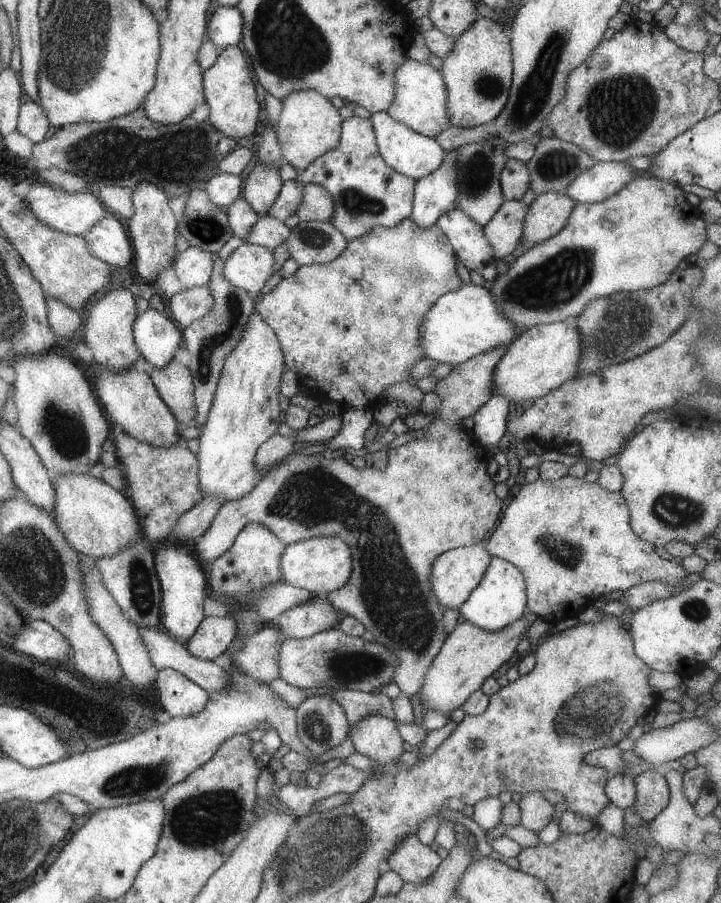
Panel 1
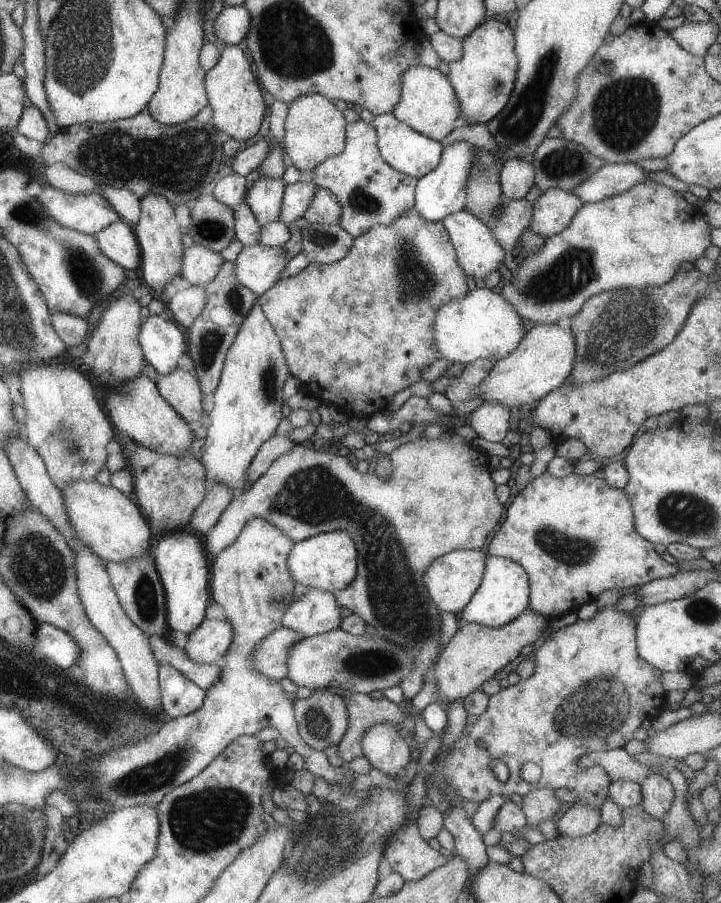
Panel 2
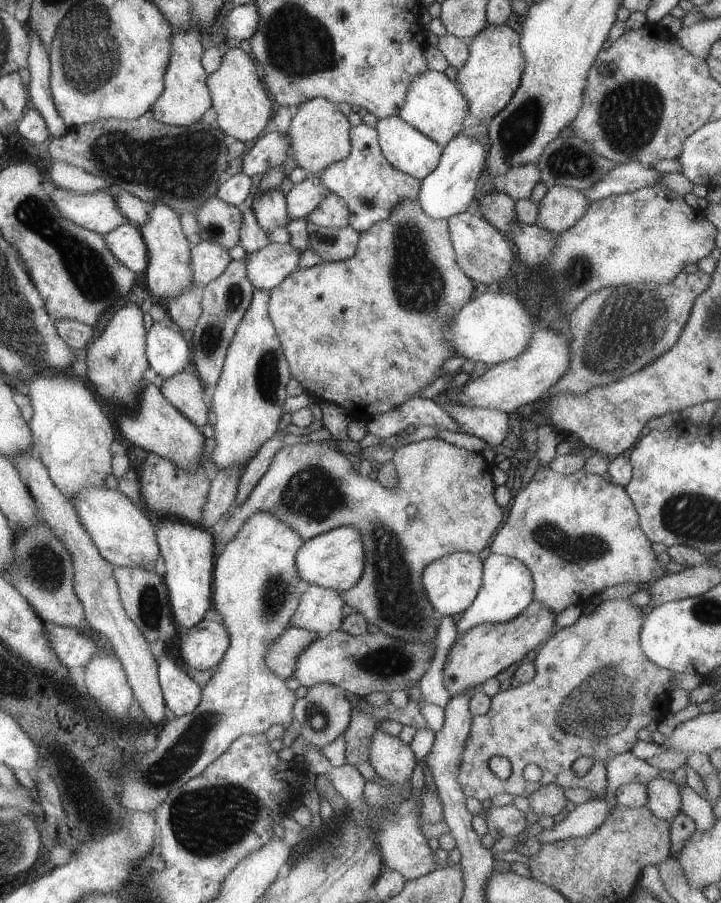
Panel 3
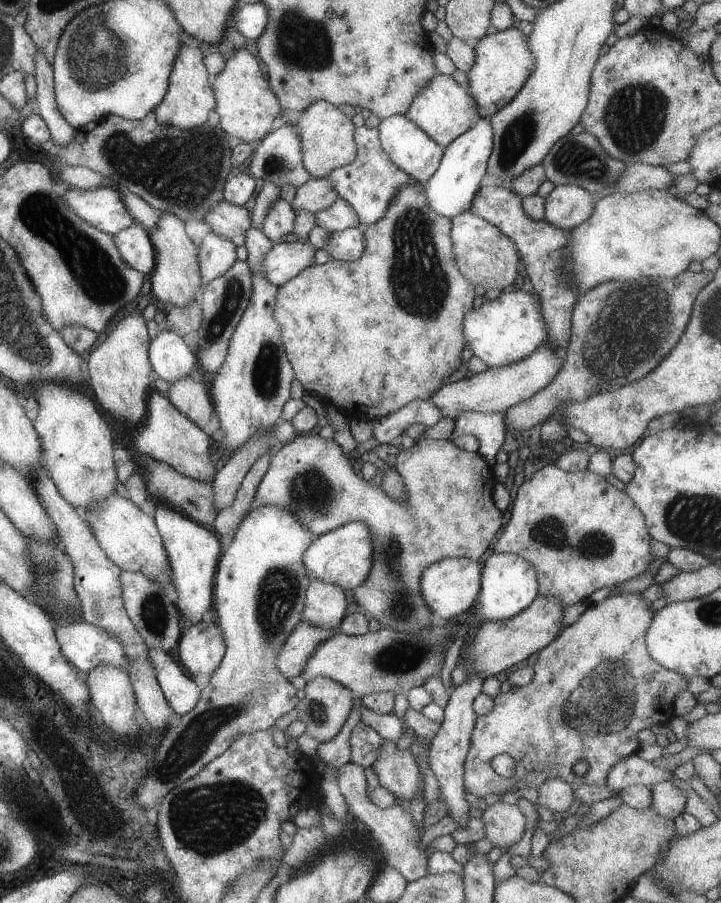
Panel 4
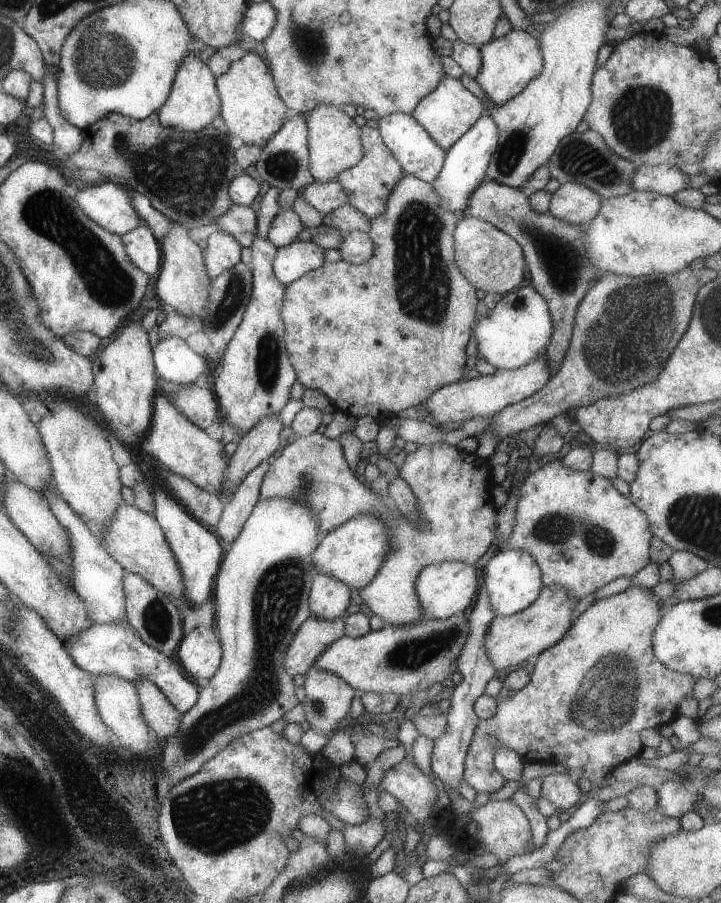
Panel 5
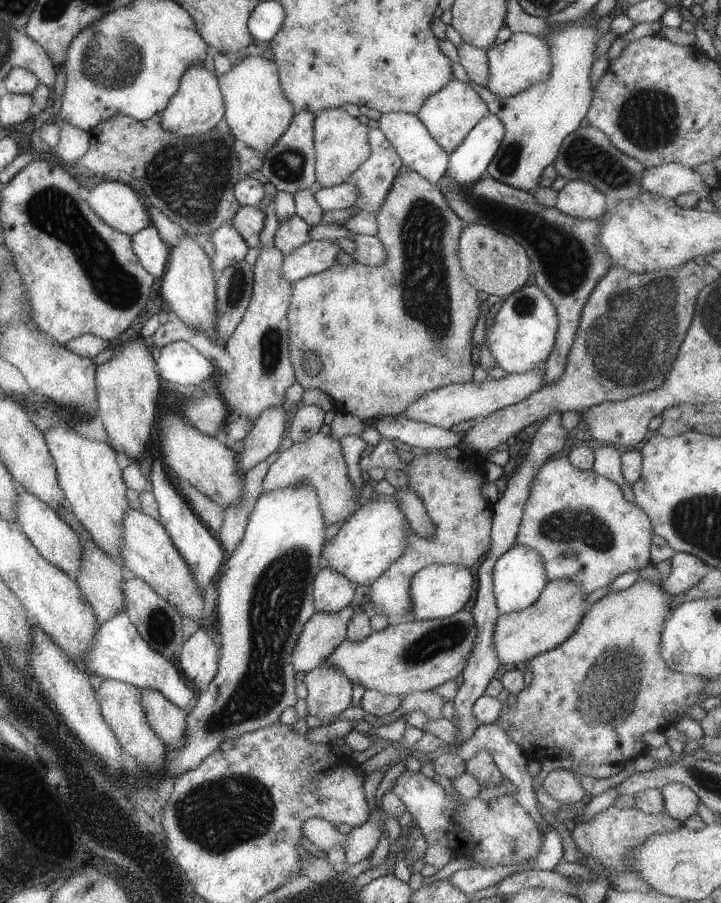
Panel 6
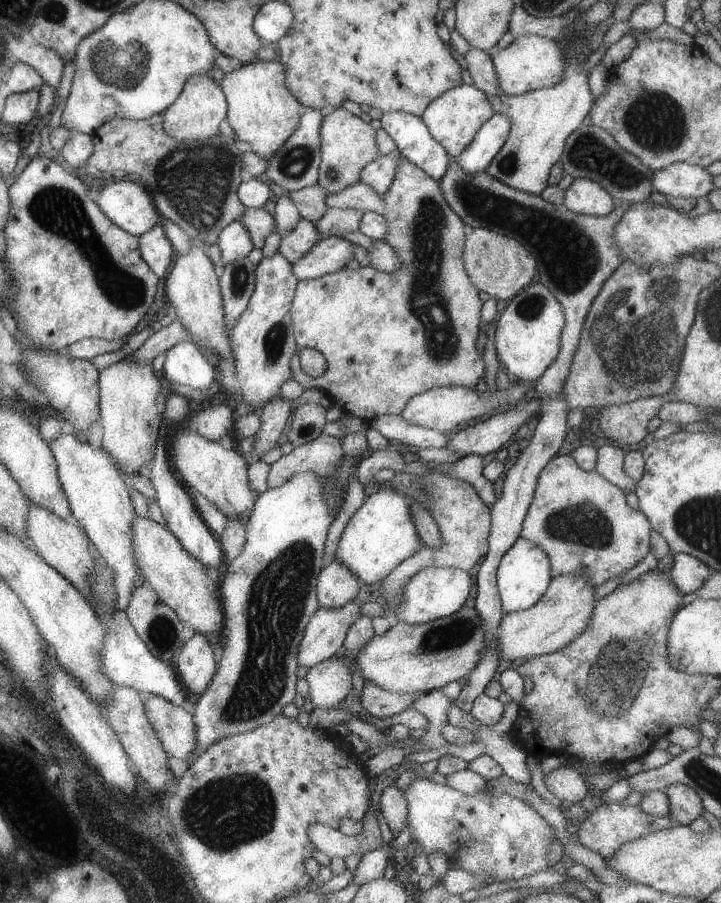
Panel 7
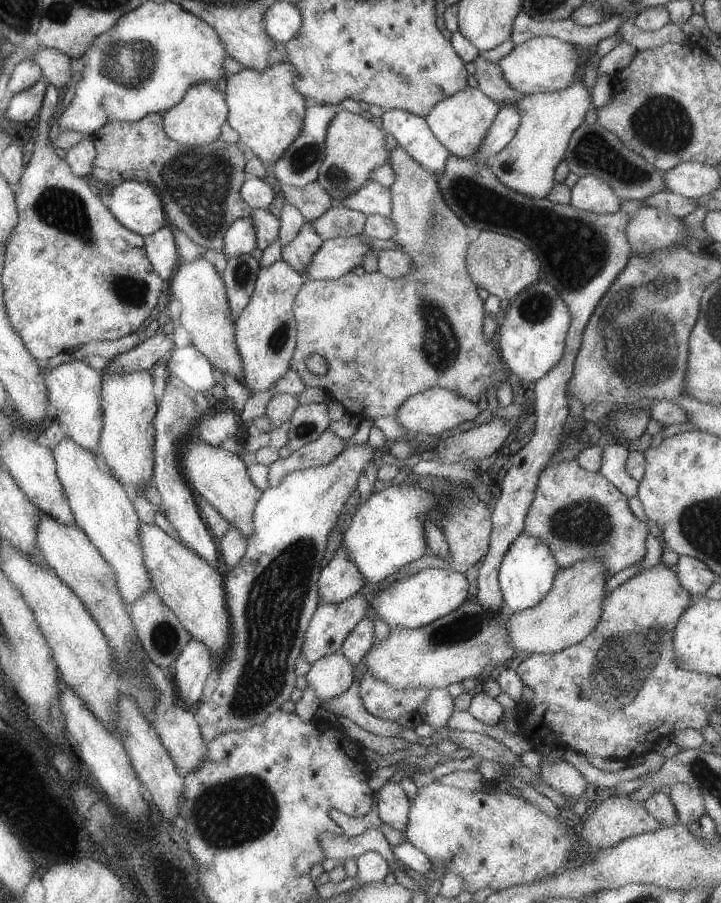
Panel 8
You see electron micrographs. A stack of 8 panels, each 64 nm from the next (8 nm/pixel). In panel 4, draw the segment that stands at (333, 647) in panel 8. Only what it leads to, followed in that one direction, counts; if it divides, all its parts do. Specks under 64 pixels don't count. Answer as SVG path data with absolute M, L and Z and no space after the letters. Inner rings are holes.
M300 621L282 645L275 665L289 680L300 675L309 656L336 633L340 633L339 628L322 628Z

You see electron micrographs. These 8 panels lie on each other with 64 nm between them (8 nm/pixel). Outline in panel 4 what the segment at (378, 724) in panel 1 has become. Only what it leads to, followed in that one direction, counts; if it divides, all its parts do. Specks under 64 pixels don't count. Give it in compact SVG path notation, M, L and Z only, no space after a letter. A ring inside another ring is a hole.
M385 740L372 766L378 775L379 785L387 788L392 794L395 794L396 798L402 803L411 804L409 802L413 798L420 796L424 798L423 775L420 773L416 759L410 749L400 751L396 748L396 743Z

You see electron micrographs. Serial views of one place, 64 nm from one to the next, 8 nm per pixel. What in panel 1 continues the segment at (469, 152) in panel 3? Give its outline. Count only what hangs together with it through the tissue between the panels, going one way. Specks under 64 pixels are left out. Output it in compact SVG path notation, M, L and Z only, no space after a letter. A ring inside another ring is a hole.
M453 150L446 151L442 164L430 174L416 181L410 218L417 225L428 228L436 223L443 214L457 208L458 160L459 158Z

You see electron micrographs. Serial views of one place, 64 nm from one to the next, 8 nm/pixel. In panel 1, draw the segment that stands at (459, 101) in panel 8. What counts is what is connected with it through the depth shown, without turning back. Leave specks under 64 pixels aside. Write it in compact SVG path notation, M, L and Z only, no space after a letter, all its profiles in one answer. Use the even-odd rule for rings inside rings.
M408 58L395 72L395 97L386 111L394 120L433 138L451 126L447 109L447 88L441 70Z

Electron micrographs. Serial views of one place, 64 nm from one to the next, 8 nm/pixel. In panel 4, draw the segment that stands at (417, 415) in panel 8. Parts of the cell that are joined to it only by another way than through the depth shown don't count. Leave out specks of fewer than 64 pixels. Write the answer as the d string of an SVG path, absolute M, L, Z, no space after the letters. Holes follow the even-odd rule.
M546 340L524 359L506 366L488 367L483 373L444 385L428 400L440 409L444 417L454 420L464 411L504 414L511 406L528 400L542 390L558 374L564 362L564 353L554 349Z

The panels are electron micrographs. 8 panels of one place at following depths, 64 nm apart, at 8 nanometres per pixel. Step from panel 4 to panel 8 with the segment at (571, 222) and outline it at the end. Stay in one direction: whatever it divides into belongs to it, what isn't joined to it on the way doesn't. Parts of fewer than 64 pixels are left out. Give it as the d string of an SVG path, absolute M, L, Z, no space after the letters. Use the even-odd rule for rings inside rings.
M588 175L571 187L570 205L581 211L596 214L615 213L620 210L623 199L600 177Z

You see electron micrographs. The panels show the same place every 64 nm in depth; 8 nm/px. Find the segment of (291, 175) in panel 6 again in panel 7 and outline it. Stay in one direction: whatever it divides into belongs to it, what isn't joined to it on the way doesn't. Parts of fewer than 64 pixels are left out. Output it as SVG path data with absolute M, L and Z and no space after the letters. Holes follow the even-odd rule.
M336 107L321 109L306 108L302 112L298 128L289 139L267 160L266 176L281 186L284 191L299 191L301 188L315 185L319 179L321 163L321 134L319 132L323 118L334 112Z

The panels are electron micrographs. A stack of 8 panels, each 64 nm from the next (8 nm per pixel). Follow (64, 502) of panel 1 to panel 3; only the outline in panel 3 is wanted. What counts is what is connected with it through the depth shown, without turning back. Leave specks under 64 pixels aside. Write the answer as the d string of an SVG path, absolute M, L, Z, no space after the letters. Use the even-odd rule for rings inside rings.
M86 487L72 497L72 504L85 531L92 537L95 547L109 563L116 567L155 570L160 557L155 520L144 514L129 496L106 487Z

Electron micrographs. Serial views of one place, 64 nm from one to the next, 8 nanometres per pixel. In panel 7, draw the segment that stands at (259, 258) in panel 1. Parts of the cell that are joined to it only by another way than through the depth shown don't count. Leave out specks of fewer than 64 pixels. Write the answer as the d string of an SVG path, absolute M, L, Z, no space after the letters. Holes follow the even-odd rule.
M324 236L300 260L293 264L293 275L298 280L317 279L346 268L354 259L355 244L337 237Z

